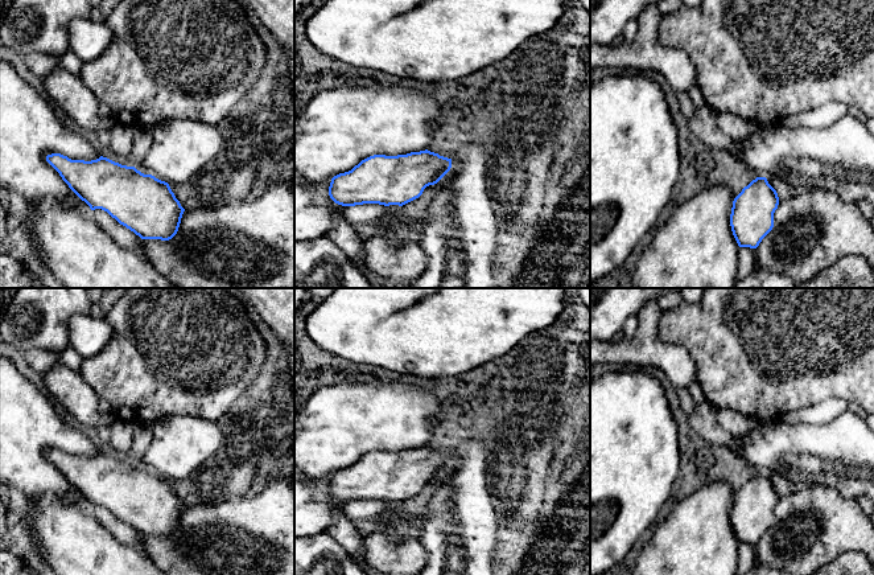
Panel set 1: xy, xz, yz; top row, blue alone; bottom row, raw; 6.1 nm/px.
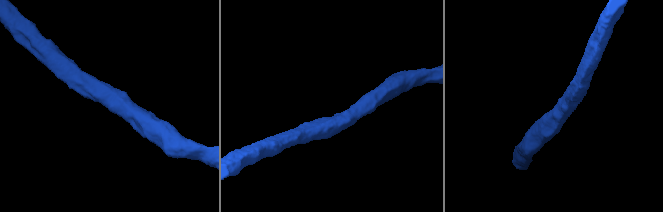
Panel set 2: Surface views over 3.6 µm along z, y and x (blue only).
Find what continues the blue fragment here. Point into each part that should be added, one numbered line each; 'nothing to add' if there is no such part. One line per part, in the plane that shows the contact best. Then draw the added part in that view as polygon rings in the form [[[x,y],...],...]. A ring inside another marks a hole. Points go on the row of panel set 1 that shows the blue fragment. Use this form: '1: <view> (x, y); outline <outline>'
nothing to add

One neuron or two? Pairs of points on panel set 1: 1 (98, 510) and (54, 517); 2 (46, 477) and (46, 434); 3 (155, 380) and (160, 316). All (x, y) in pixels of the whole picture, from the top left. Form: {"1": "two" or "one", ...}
{"1": "two", "2": "one", "3": "one"}

